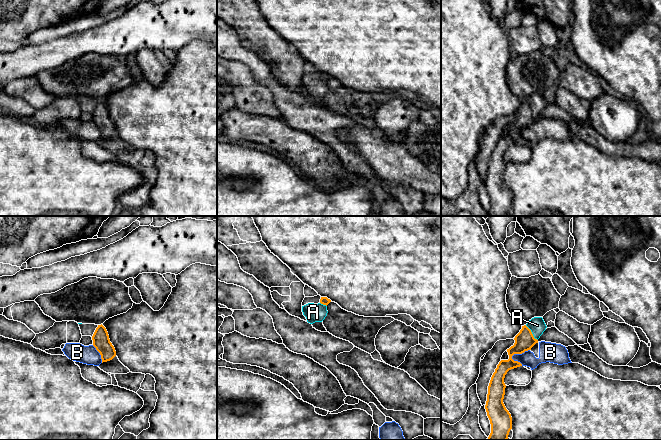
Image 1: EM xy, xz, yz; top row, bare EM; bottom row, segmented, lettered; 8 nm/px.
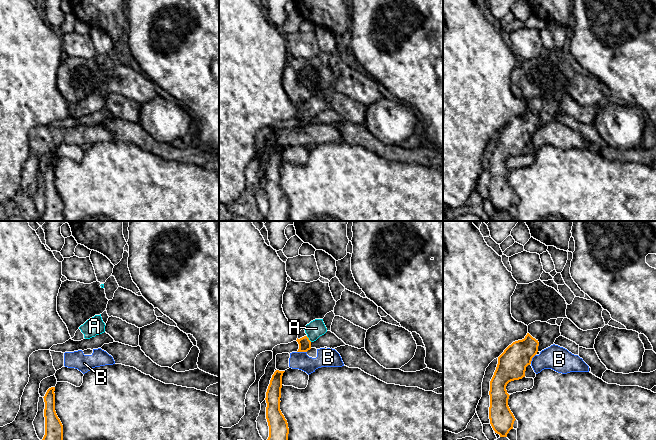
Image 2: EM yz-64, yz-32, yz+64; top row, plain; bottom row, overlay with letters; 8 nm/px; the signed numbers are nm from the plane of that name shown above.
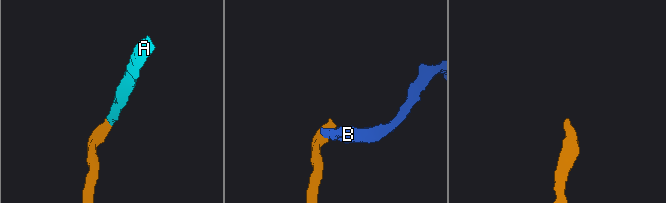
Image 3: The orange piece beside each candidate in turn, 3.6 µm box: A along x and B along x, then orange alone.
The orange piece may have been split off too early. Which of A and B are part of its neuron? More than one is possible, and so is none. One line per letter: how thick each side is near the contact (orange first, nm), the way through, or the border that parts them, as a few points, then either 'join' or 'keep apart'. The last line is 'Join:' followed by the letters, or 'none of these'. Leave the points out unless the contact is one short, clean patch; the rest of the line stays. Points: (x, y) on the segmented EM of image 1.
A: 160/130 nm | across yz (524, 340), (531, 333), (537, 325) | join
B: 160/160 nm | along yz (529, 349), (521, 353), (515, 353), (511, 358) | keep apart
Join: A

